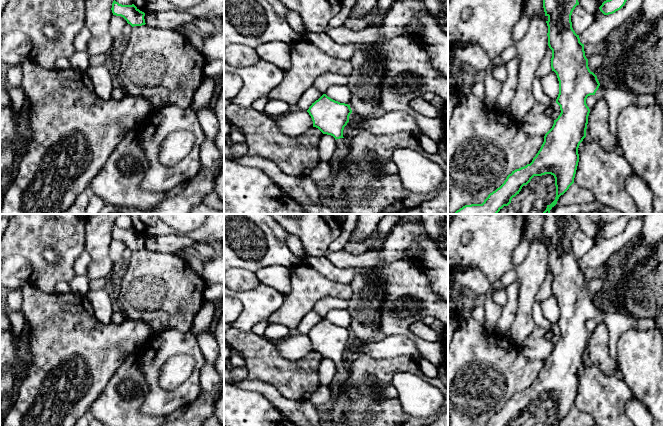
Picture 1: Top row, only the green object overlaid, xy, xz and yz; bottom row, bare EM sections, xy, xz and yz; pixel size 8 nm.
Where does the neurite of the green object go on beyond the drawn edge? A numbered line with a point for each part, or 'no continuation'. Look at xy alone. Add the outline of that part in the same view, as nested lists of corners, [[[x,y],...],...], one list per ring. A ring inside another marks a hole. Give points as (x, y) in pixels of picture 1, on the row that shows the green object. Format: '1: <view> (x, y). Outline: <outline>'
no continuation

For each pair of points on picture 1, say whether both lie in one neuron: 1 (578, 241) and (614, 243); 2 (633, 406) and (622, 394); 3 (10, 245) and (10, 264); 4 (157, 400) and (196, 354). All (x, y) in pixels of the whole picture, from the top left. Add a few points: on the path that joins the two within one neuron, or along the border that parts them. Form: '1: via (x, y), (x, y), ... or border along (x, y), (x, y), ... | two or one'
1: border along (595, 242), (579, 259) | two
2: border along (633, 394), (626, 403), (626, 415) | two
3: border along (10, 254), (24, 256), (31, 265) | two
4: via (173, 400), (194, 380), (196, 370) | one

